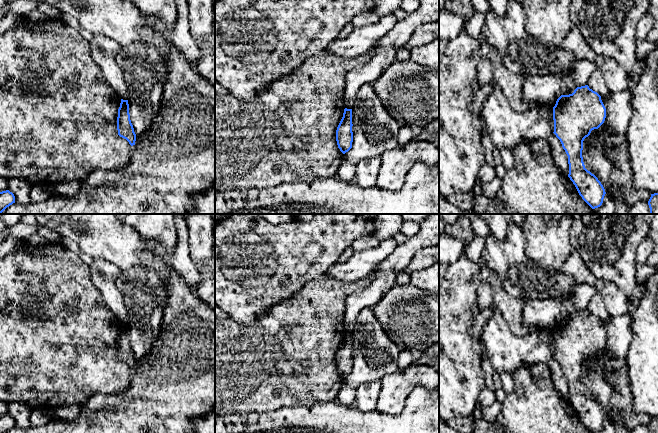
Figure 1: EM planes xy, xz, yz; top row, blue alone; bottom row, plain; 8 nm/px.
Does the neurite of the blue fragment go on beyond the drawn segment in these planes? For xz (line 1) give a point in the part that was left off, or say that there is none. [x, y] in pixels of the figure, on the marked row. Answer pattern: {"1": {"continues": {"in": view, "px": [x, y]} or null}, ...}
{"1": {"continues": null}}

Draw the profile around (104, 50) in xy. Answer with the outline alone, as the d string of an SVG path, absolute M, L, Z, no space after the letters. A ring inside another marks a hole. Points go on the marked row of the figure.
M101 34L94 35L90 42L91 57L99 66L106 82L120 96L127 100L127 86L124 75L116 62L122 46L115 40Z

